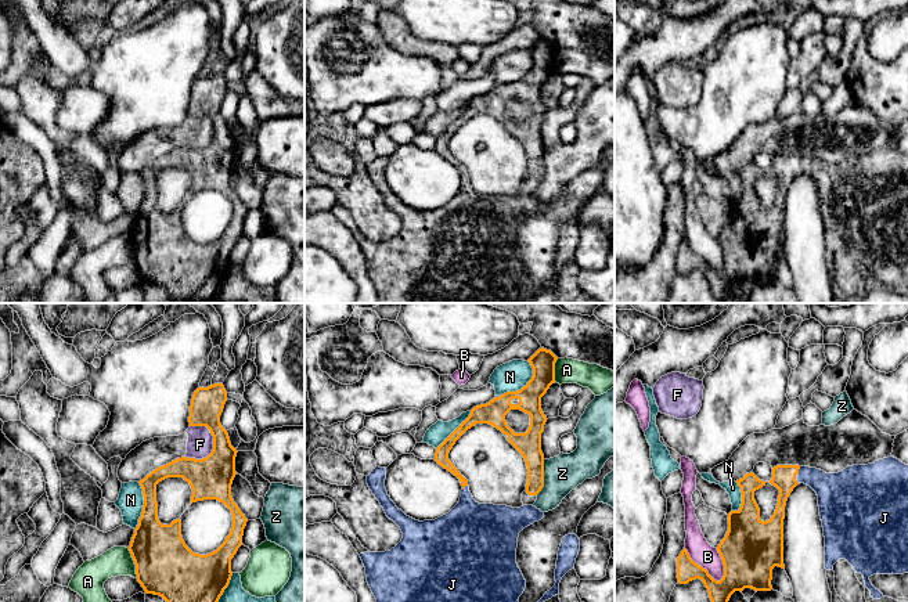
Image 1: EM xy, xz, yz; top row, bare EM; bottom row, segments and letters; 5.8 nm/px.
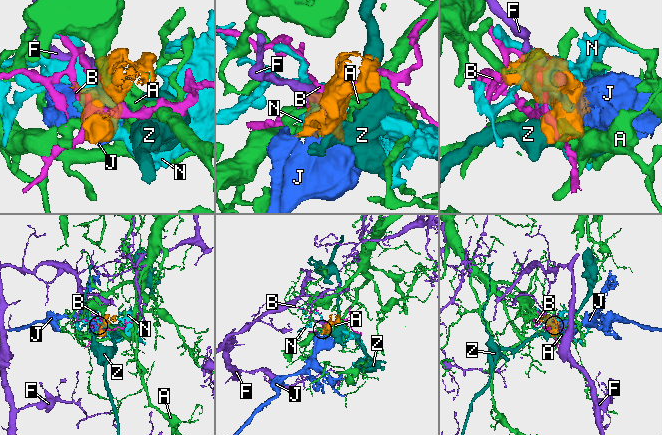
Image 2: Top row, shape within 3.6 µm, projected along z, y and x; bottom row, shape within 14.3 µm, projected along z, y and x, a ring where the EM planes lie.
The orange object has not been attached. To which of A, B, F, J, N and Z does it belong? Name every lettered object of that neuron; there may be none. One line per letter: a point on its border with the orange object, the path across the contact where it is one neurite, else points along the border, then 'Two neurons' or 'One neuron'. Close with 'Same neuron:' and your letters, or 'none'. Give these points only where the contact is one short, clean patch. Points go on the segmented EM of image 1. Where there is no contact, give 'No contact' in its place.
A: Touches orange at xy (134, 563). Two neurons
B: Touches orange at yz (701, 566). Two neurons
F: Touches orange at xy (212, 451). Two neurons
J: Touches orange at yz (796, 473). One neuron
N: Touches orange at xz (526, 385). Two neurons
Z: Touches orange at xz (543, 478). Two neurons
Same neuron: J

